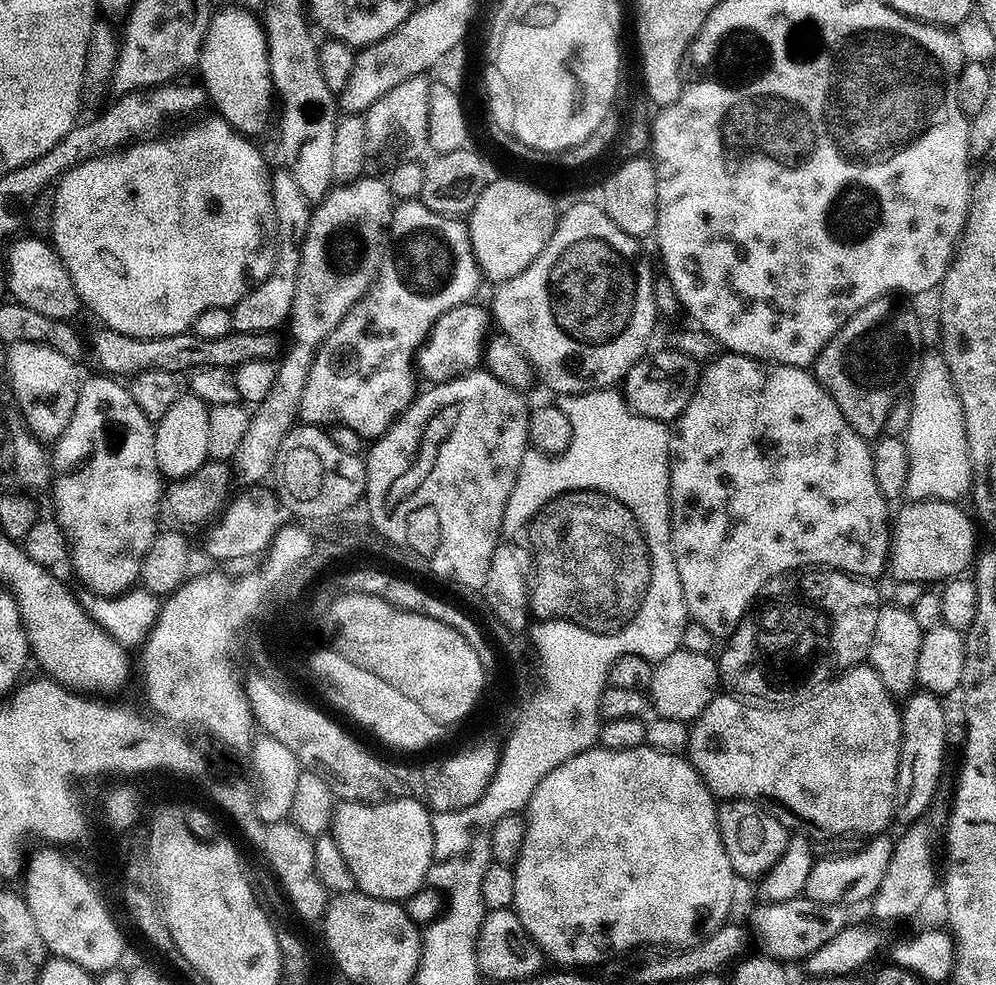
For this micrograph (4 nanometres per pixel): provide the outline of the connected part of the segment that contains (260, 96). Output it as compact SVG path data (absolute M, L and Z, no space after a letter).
M220 32L204 45L198 72L204 75L202 81L207 95L220 107L219 115L227 120L242 136L257 138L268 128L272 120L274 85L268 64L268 50L259 35L227 36Z

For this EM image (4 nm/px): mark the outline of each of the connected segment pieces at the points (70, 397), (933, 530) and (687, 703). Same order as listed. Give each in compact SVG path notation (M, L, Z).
M13 344L7 352L6 379L20 415L41 441L55 441L70 426L78 406L82 379L76 373L75 362L71 360L71 355L46 344Z
M917 501L906 505L892 526L889 571L901 584L923 588L963 579L979 557L978 532L971 516L953 501Z
M681 650L665 660L659 661L656 673L652 676L650 699L657 717L665 720L695 722L712 707L722 688L722 673L719 663L711 655L703 656Z

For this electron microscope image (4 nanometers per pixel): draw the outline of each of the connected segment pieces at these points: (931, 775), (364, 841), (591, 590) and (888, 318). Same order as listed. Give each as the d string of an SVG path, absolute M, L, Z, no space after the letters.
M927 690L909 695L906 703L902 708L904 745L900 758L906 762L906 780L907 783L908 780L912 783L912 789L905 800L903 797L902 816L905 816L908 822L916 822L931 806L932 799L940 788L940 779L944 776L944 759L948 756L948 712L944 709L945 701Z
M414 798L390 800L386 804L342 804L335 809L334 835L346 866L354 874L357 889L379 900L411 900L425 887L436 858L433 813Z
M600 489L600 492L602 494L570 496L566 500L558 498L558 495L551 496L543 510L522 522L522 528L528 531L528 544L532 547L530 608L535 615L536 612L540 615L541 621L578 626L582 616L596 618L628 616L633 619L644 605L648 596L646 593L648 576L656 572L655 553L652 552L649 529L624 503L618 502L613 493L607 489Z
M899 299L875 300L870 302L870 306L858 310L858 314L851 316L844 329L824 347L814 365L816 379L824 391L834 398L849 427L869 442L879 441L885 435L888 418L901 399L900 387L904 380L916 380L920 376L920 351L924 348L924 332L920 329L919 318L896 300Z

